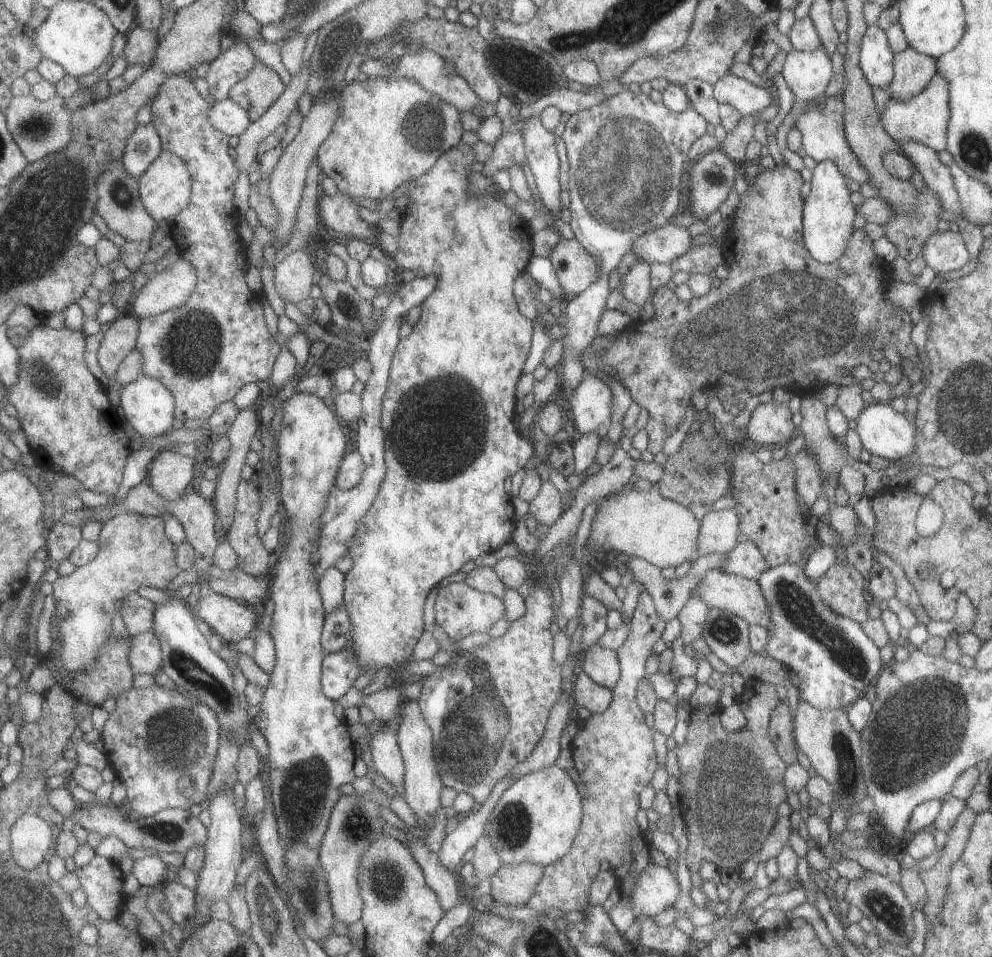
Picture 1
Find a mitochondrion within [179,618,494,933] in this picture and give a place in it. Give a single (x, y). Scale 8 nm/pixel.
(306, 783)

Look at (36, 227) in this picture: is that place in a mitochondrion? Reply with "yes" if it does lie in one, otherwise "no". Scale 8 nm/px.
yes

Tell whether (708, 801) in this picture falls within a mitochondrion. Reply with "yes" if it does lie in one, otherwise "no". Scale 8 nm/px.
yes

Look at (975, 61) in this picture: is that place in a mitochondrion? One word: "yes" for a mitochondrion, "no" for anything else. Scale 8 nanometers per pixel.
no

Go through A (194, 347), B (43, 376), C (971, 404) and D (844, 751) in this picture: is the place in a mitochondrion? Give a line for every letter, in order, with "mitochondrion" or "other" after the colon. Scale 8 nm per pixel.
A: mitochondrion
B: mitochondrion
C: mitochondrion
D: mitochondrion

